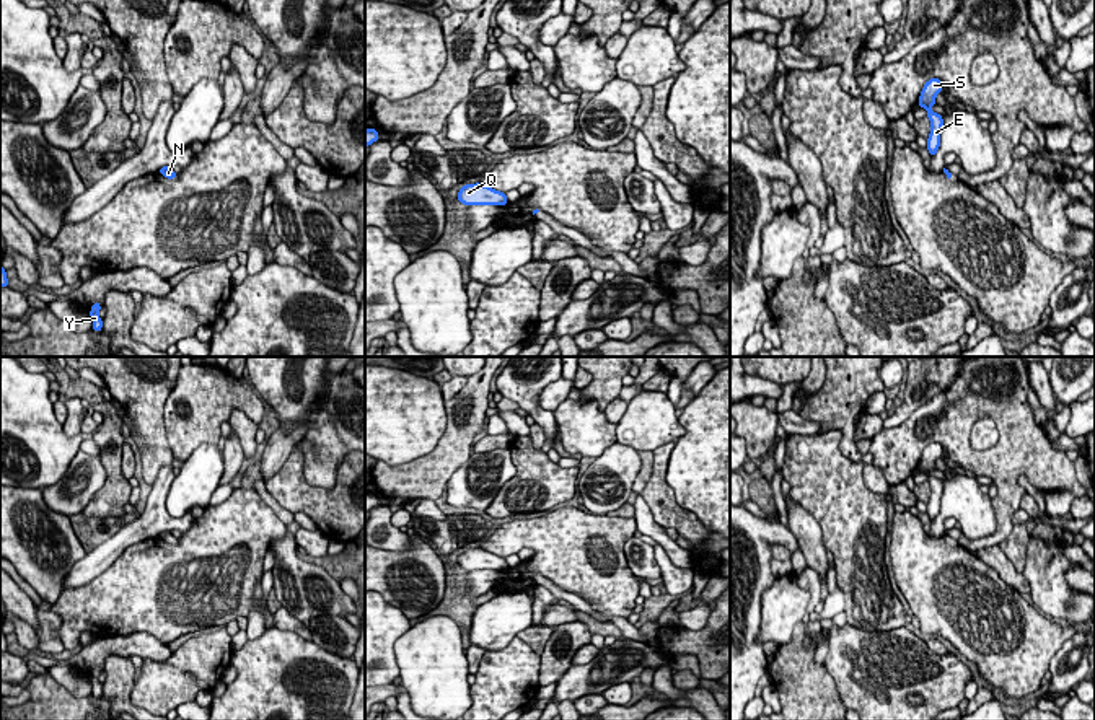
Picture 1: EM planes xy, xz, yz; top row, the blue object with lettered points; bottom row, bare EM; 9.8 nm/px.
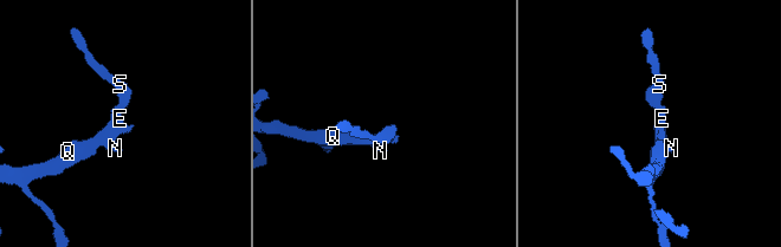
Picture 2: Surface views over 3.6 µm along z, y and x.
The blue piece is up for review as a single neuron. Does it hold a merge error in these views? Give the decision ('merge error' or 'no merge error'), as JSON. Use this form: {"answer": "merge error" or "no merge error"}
{"answer": "no merge error"}

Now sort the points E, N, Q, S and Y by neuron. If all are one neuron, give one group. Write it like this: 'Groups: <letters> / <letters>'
Groups: E N Q S Y

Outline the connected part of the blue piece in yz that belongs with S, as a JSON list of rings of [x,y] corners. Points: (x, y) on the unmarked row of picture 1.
[[[930,443],[922,451],[921,461],[919,461],[919,471],[927,476],[927,482],[930,485],[930,498],[927,503],[926,513],[929,515],[930,521],[937,518],[940,513],[940,497],[943,490],[943,482],[937,477],[934,477],[930,472],[935,468],[935,461],[942,458],[942,445],[940,443]]]

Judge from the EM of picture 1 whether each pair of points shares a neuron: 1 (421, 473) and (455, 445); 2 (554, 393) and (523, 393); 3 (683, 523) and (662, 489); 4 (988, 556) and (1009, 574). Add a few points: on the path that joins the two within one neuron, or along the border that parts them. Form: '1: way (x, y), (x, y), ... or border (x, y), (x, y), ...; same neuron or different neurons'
1: way (429, 471), (447, 453); same neuron
2: border (561, 375), (543, 390), (540, 396), (541, 409); different neurons
3: way (675, 515), (664, 504), (662, 497); same neuron
4: way (993, 557), (1004, 569); same neuron

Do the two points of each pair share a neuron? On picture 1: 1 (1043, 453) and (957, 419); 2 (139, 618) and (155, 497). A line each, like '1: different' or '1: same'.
1: same
2: different

